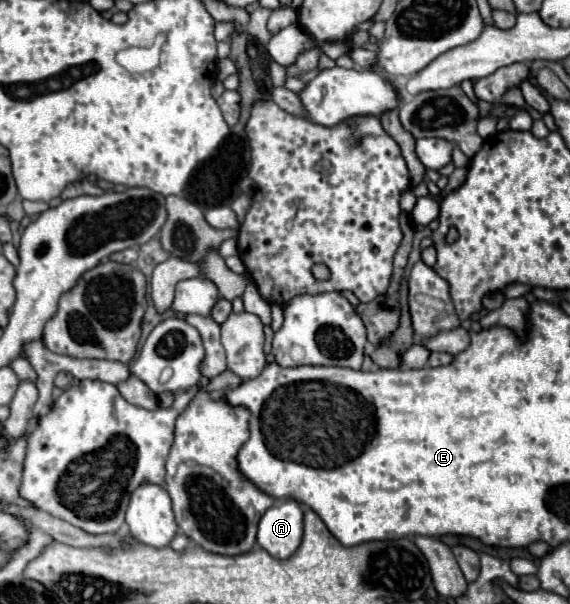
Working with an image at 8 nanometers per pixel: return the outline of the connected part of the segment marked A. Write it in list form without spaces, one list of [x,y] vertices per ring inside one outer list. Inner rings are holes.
[[[282,500],[262,514],[256,542],[270,556],[288,558],[302,542],[302,532],[302,506],[296,500]]]

